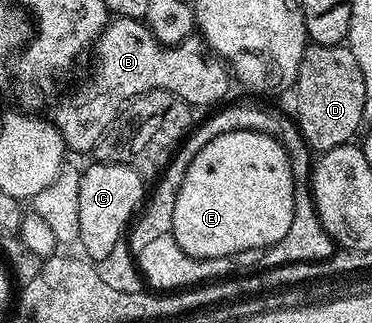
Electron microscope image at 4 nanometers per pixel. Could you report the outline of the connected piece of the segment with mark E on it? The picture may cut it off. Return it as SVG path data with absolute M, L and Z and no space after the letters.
M263 131L221 133L217 137L213 137L213 141L209 141L209 145L205 145L205 149L201 149L201 153L197 153L197 157L193 157L193 161L189 161L189 169L185 169L181 189L177 189L177 206L173 208L173 225L170 235L177 241L177 245L181 245L181 249L185 249L185 253L198 259L216 259L226 255L242 256L243 251L257 250L256 252L258 252L260 249L272 247L277 241L281 241L281 237L285 237L289 233L289 225L293 225L294 196L295 178L291 172L291 158L288 157L287 150L273 136L266 135Z

